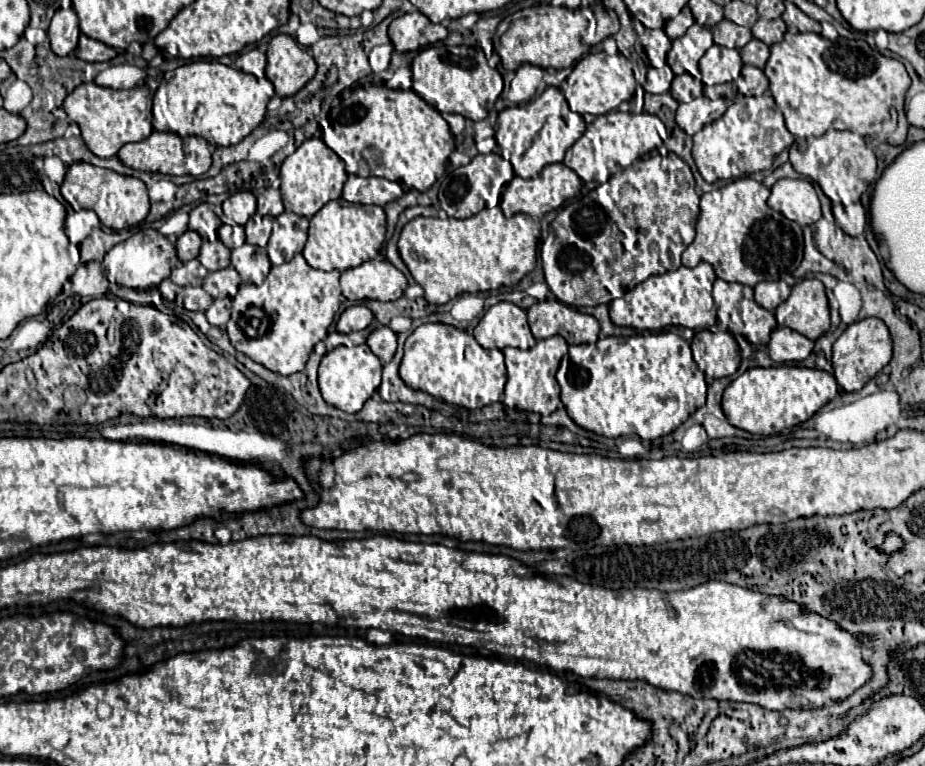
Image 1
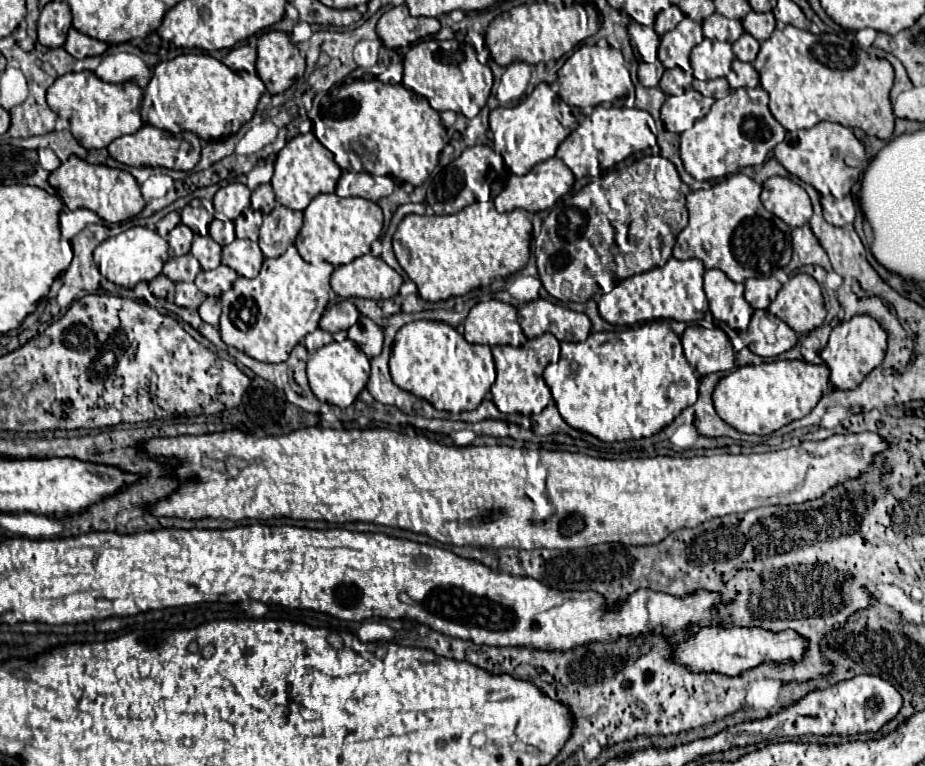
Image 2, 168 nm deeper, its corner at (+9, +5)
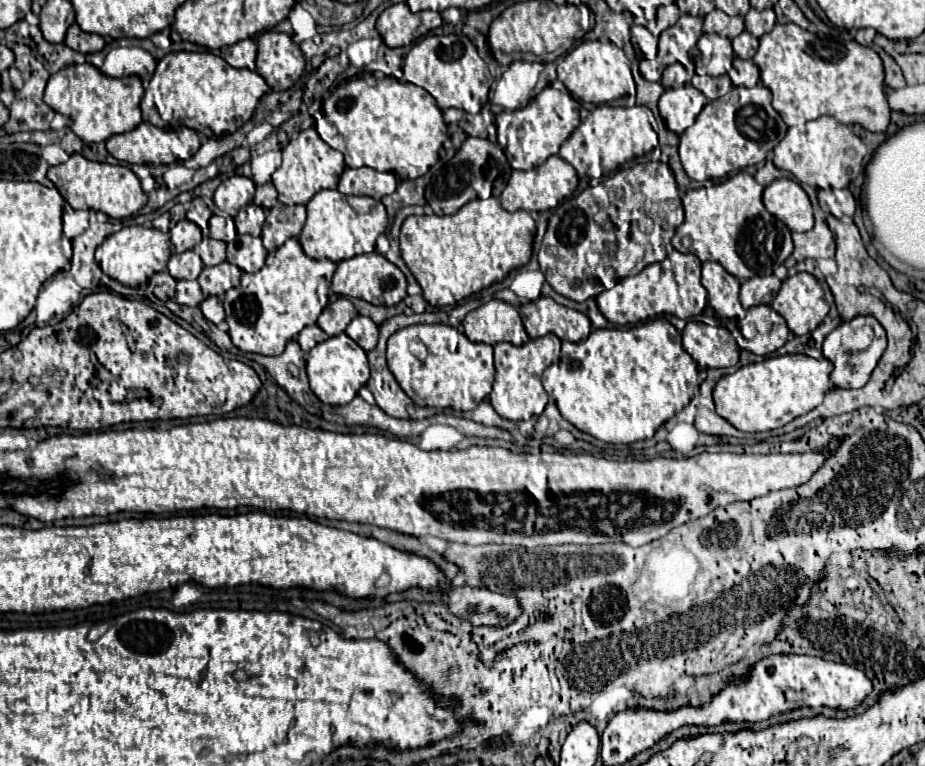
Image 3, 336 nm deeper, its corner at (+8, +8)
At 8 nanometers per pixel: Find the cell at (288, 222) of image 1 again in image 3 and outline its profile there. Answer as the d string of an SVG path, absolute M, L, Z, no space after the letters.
M277 204L269 210L269 216L261 232L261 240L269 252L277 250L289 238L299 236L303 224L305 224L305 206Z

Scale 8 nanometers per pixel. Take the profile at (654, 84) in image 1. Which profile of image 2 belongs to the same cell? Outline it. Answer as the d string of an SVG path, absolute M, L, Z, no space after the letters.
M659 60L653 64L641 62L638 66L638 79L640 79L640 83L646 85L646 87L656 87L664 71L665 68Z

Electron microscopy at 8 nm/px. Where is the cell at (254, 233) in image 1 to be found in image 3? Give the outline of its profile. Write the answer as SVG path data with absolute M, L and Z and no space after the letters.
M247 204L239 210L239 214L235 216L235 226L239 234L251 234L251 236L259 236L261 228L266 220L266 210L261 210L255 204Z

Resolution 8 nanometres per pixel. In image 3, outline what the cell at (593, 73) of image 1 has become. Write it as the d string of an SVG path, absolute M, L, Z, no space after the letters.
M585 40L577 44L559 64L557 78L565 84L573 98L591 104L614 103L629 96L636 96L636 84L631 76L631 61L624 50L617 48L613 42Z

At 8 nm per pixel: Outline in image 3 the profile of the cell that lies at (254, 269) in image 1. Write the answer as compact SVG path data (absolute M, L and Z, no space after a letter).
M237 236L227 244L227 262L235 264L243 272L257 272L265 264L265 248L261 238Z

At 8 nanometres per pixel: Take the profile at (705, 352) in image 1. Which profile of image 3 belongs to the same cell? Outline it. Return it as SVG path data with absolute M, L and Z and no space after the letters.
M689 320L683 330L683 348L703 370L727 368L727 366L735 366L739 362L739 346L737 346L735 338L729 334L729 330L723 326L707 326L703 322Z

